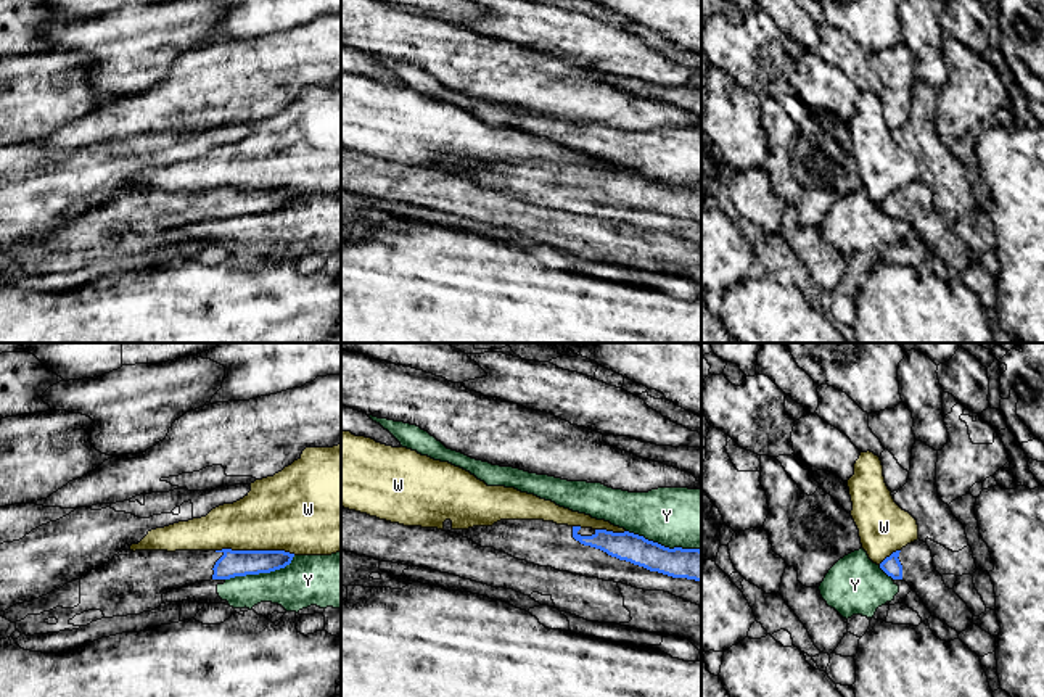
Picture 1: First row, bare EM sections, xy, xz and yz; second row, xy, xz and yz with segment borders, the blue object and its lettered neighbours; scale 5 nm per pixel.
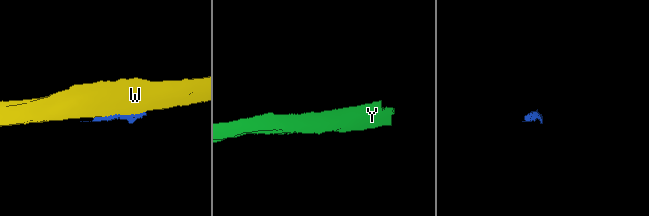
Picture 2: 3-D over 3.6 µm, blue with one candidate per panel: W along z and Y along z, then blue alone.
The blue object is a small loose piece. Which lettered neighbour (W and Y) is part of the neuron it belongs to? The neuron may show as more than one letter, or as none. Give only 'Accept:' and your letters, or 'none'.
Accept: none

